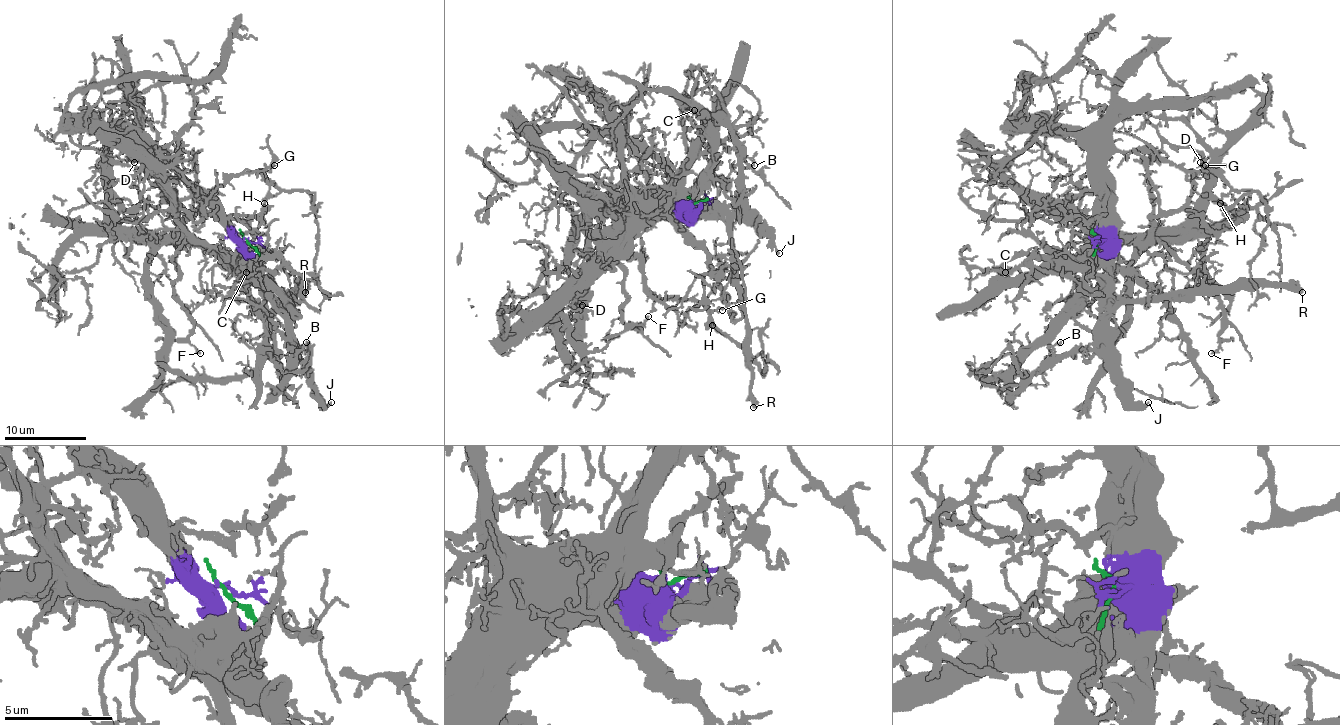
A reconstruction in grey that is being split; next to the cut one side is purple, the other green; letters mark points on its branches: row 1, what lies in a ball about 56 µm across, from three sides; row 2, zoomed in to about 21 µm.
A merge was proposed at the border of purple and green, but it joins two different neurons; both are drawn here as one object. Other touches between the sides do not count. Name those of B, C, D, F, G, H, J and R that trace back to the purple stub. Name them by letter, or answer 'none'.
B, D, J, R

